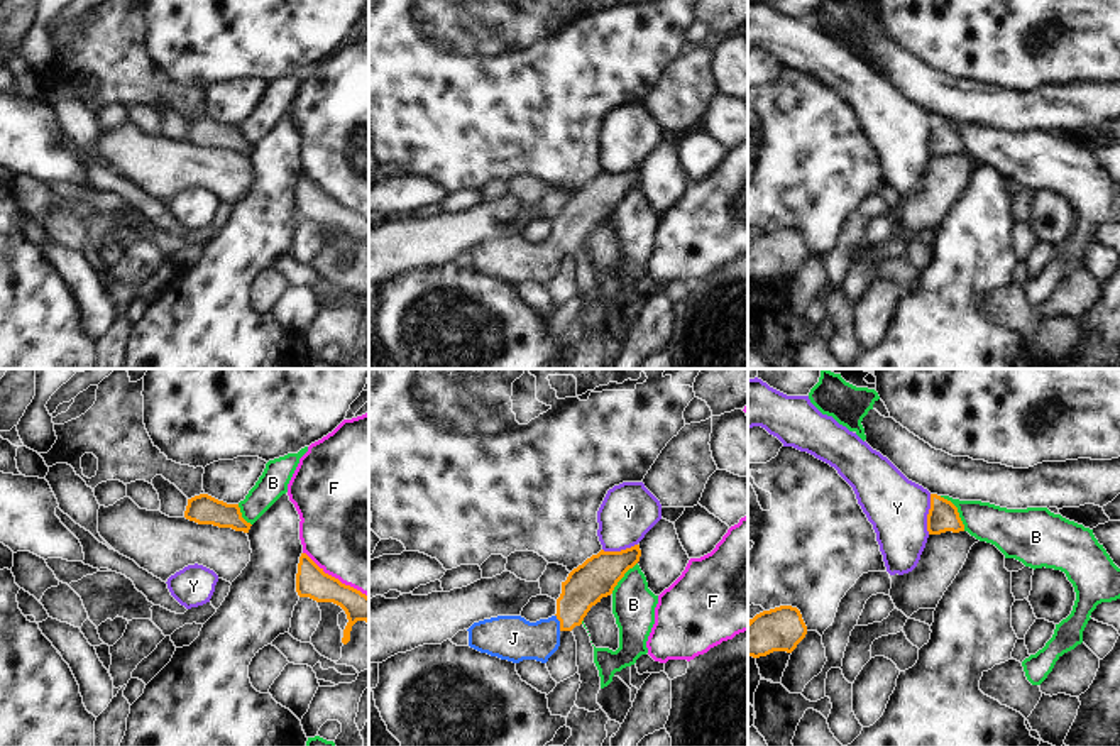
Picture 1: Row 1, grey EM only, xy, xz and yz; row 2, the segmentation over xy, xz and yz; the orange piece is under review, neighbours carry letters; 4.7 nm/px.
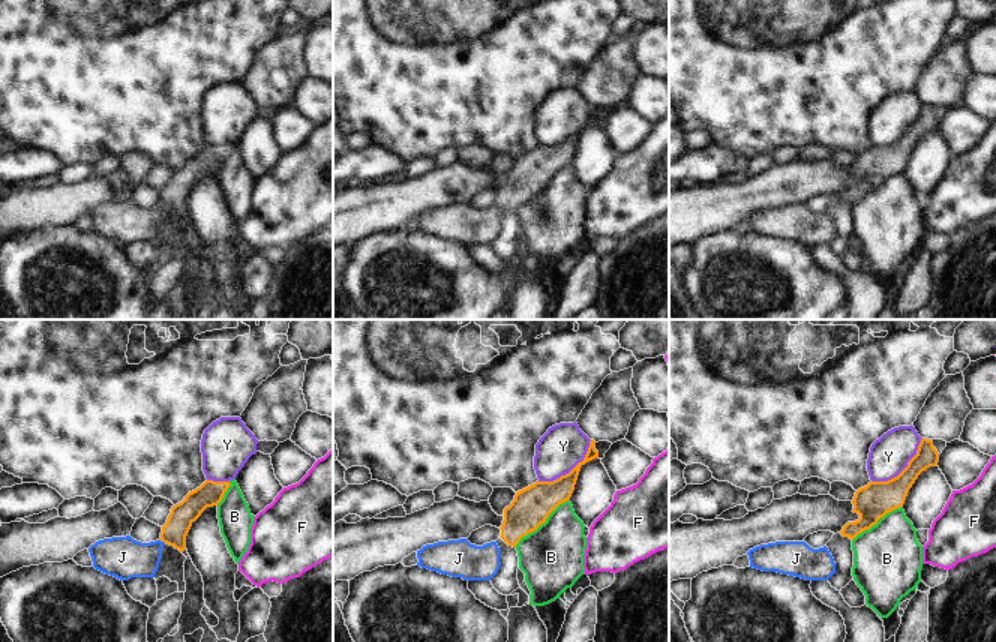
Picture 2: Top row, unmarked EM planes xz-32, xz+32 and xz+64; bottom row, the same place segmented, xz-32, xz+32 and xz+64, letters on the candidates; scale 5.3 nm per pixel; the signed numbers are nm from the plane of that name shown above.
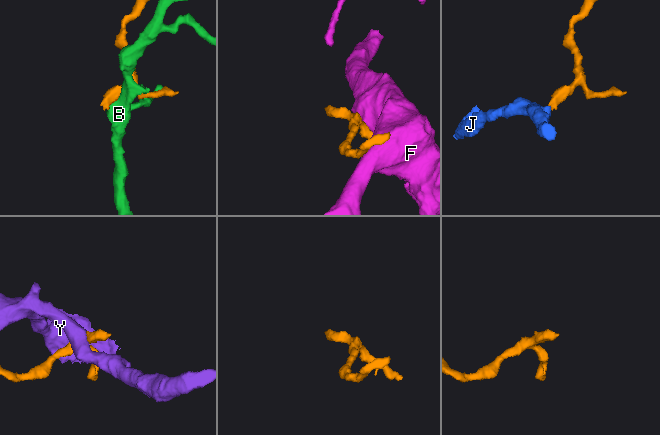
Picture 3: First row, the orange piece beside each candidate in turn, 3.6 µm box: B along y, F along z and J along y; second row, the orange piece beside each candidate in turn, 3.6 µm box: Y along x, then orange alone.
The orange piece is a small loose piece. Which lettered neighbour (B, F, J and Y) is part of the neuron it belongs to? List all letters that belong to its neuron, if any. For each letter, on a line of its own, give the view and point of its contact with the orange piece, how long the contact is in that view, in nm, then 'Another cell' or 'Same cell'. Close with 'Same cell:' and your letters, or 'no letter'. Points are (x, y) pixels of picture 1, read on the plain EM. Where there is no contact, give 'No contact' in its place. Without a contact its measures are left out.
B: Touches orange at yz (956, 132). Shared border 200 nm. Another cell
F: Touches orange at xy (334, 198). Shared border 380 nm. Another cell
J: Touches orange at xz (560, 244). Shared border 80 nm. Same cell
Y: Touches orange at yz (927, 136). Shared border 190 nm. Another cell
Same cell: J.

